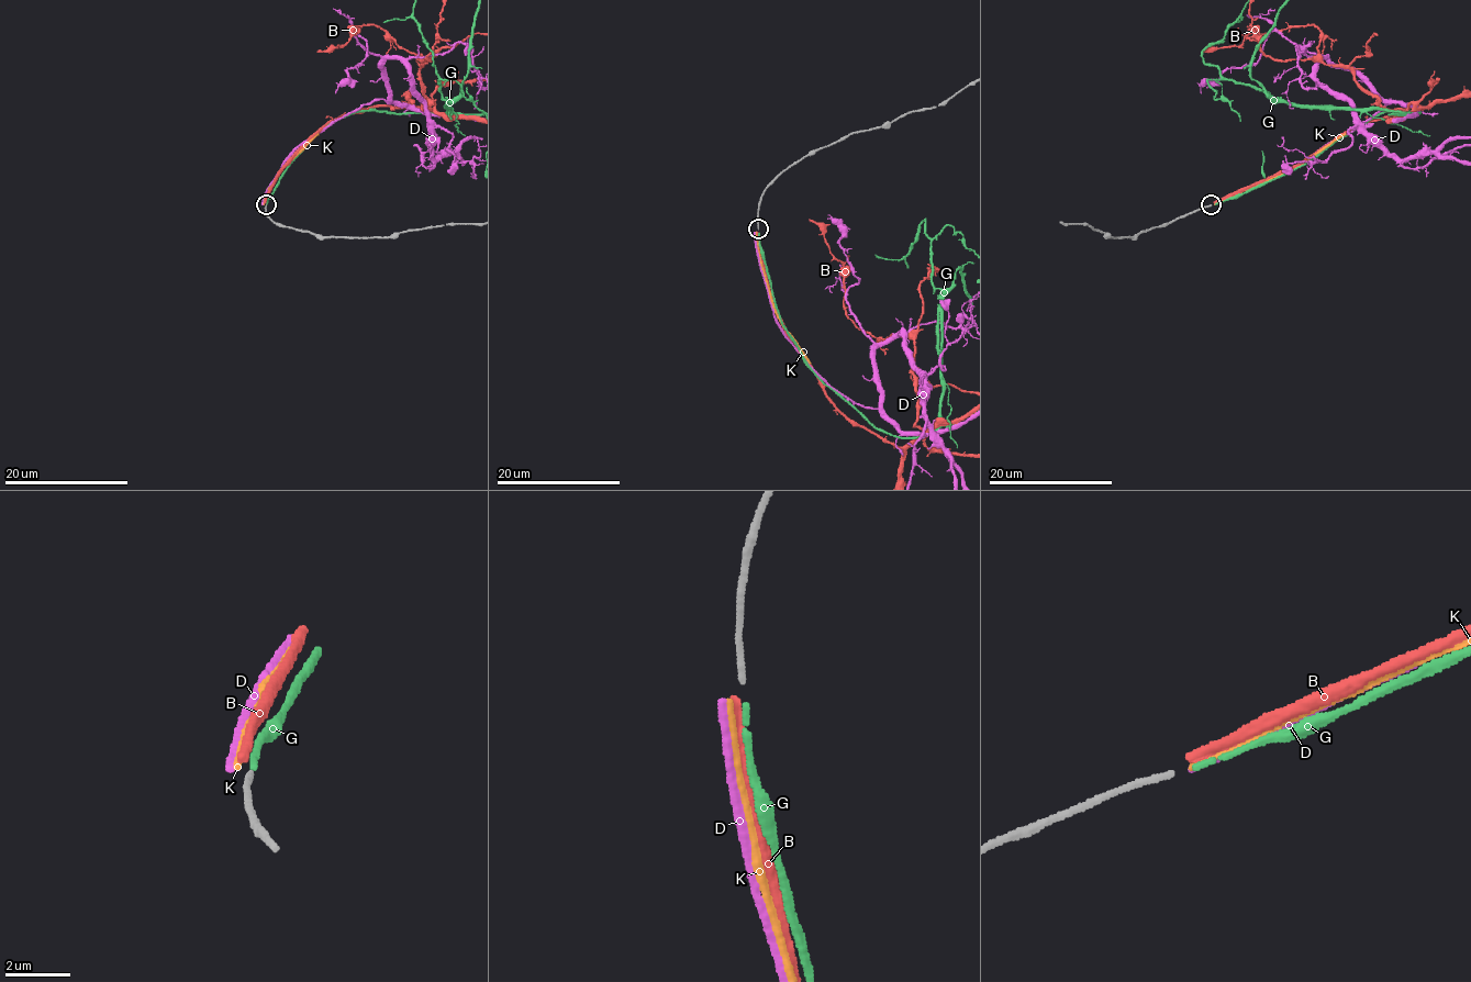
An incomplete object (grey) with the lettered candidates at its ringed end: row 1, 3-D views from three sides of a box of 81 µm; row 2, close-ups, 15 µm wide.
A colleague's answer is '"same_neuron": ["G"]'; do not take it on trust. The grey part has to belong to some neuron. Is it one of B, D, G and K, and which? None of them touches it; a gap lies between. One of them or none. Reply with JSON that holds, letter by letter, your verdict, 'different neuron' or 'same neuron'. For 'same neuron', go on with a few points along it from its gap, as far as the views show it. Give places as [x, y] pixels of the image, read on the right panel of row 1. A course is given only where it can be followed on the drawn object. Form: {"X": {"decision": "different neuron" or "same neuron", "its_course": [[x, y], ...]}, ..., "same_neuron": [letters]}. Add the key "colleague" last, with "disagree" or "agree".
{"B": {"decision": "different neuron"}, "D": {"decision": "different neuron"}, "G": {"decision": "same neuron"}, "K": {"decision": "different neuron"}, "same_neuron": ["G"], "colleague": "agree"}

